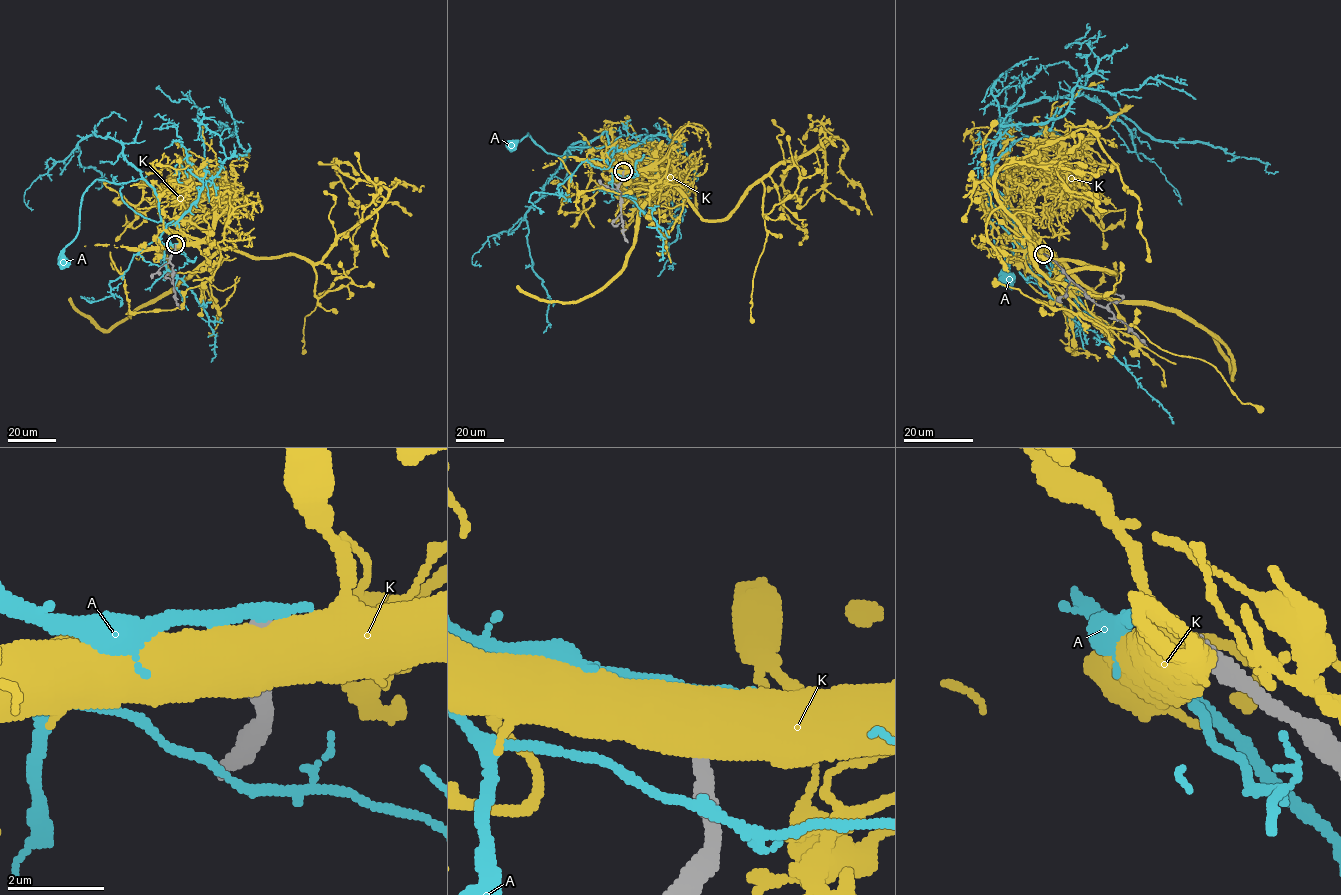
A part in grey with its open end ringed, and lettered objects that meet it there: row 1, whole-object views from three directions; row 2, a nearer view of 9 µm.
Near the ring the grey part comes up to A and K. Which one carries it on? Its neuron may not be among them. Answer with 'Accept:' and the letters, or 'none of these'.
Accept: none of these

